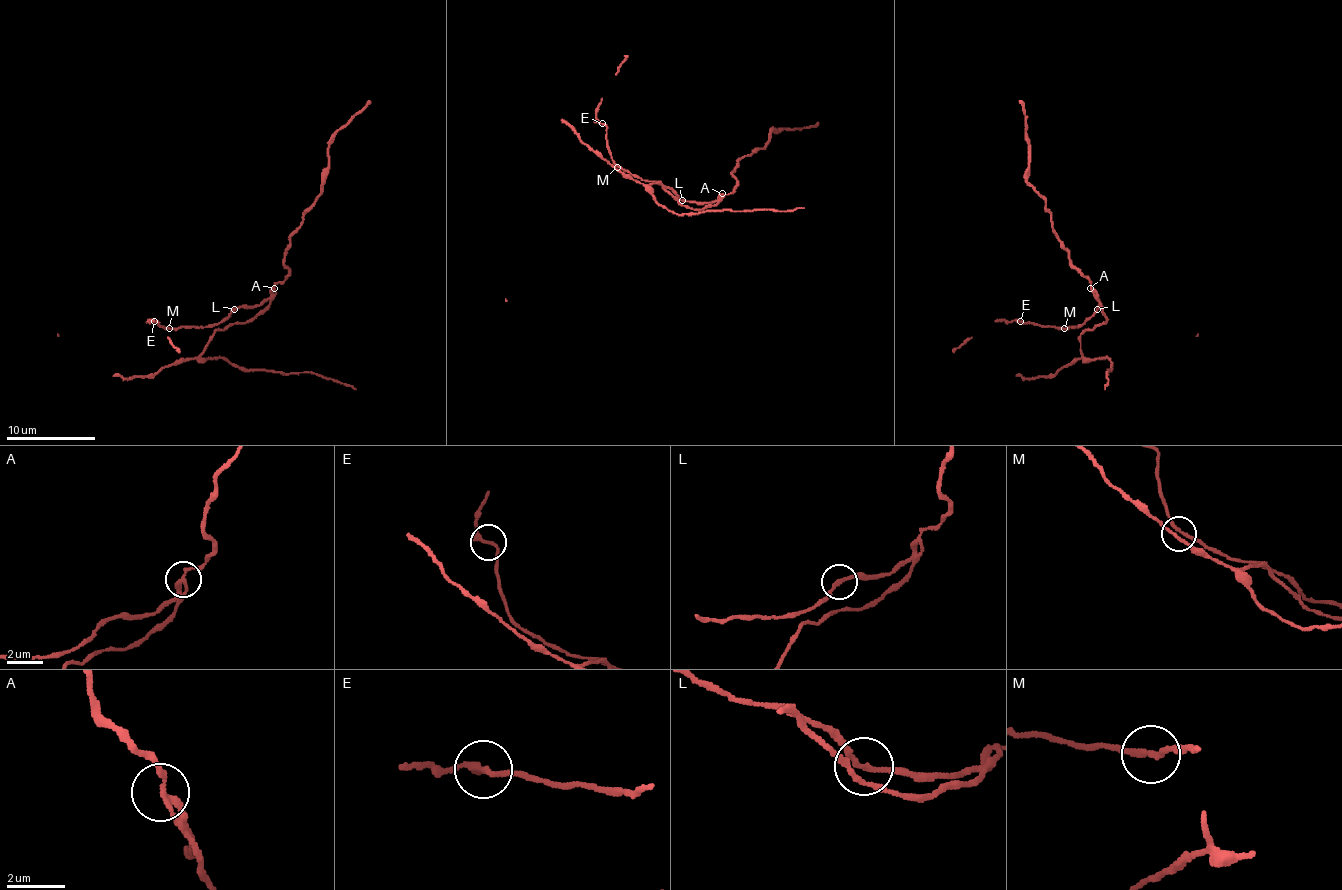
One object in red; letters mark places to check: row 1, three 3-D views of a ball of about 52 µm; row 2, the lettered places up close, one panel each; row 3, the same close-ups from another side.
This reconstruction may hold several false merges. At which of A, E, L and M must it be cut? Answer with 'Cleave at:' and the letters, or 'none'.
Cleave at: A, L

